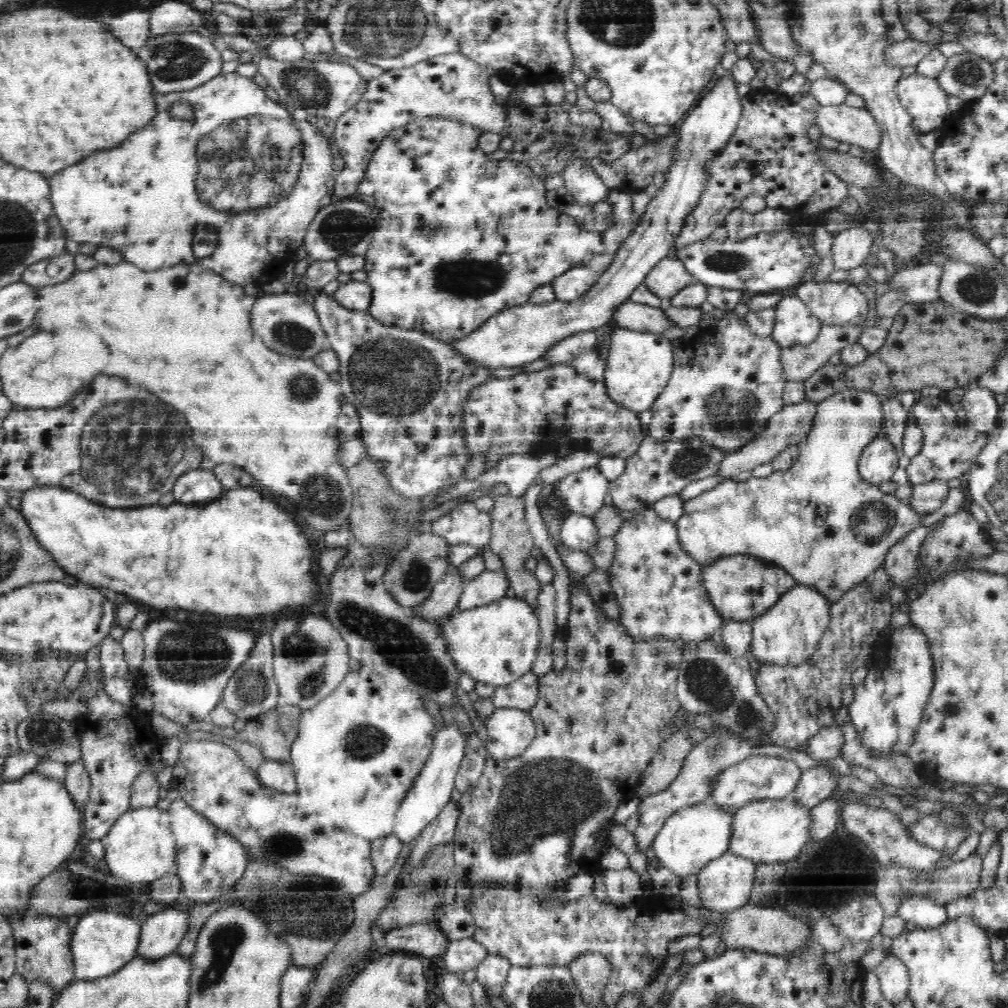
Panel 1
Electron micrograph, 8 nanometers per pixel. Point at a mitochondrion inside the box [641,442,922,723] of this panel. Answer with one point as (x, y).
(871, 522)

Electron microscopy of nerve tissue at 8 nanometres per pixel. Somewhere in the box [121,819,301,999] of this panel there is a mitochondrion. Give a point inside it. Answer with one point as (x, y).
(224, 941)

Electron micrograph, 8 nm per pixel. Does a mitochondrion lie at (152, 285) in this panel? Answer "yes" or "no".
no

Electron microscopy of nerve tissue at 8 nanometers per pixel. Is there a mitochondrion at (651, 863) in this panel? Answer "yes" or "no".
no

